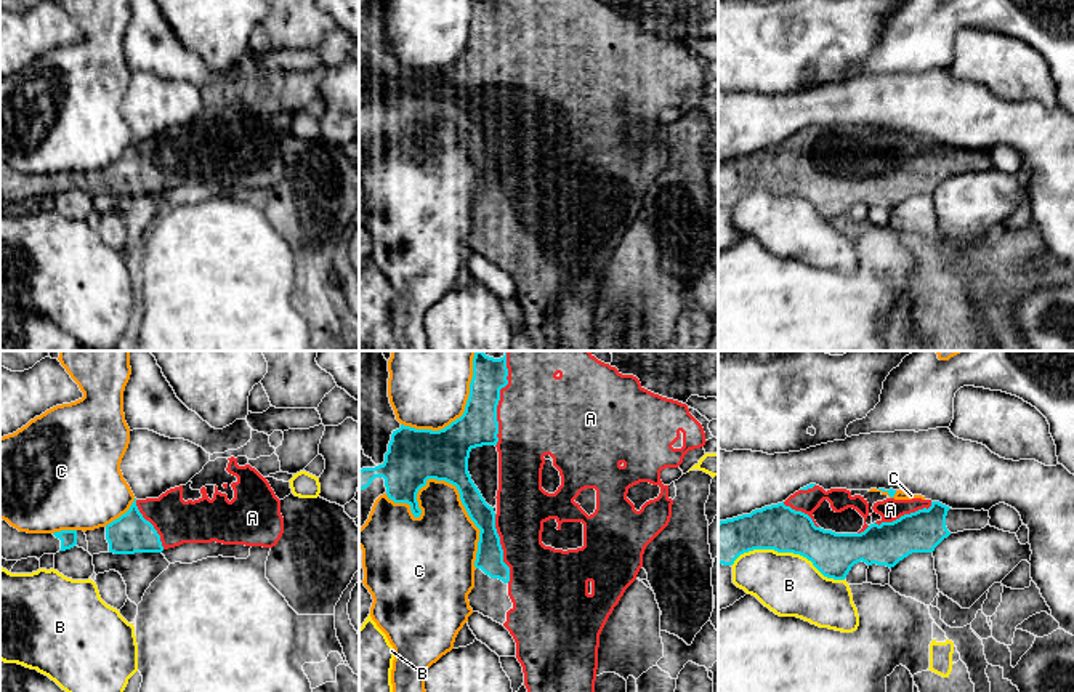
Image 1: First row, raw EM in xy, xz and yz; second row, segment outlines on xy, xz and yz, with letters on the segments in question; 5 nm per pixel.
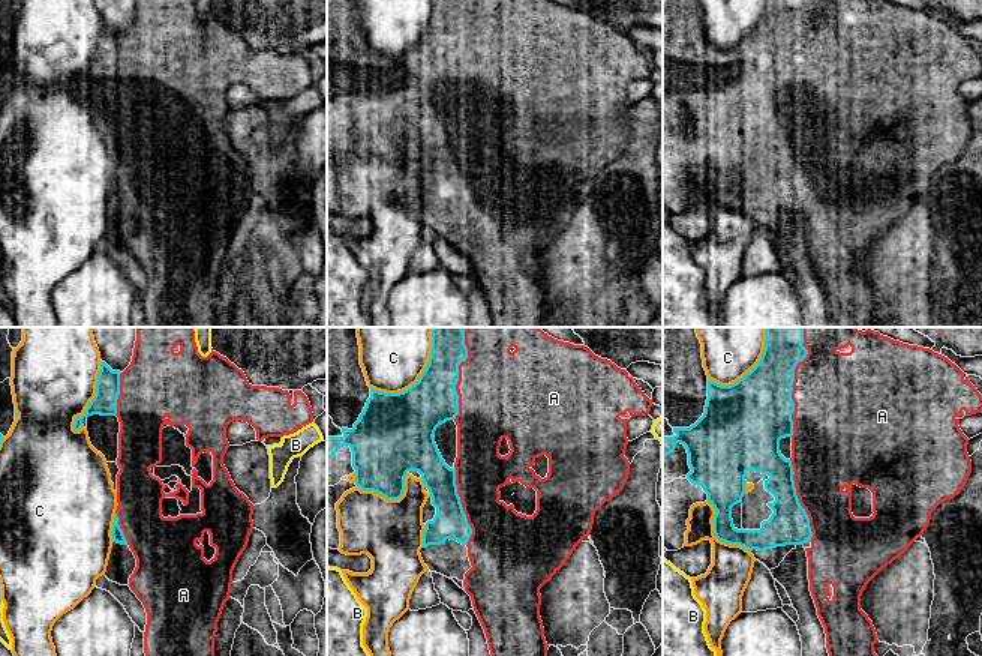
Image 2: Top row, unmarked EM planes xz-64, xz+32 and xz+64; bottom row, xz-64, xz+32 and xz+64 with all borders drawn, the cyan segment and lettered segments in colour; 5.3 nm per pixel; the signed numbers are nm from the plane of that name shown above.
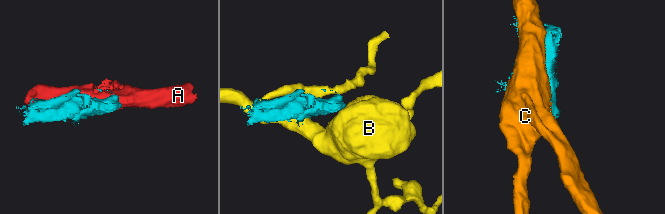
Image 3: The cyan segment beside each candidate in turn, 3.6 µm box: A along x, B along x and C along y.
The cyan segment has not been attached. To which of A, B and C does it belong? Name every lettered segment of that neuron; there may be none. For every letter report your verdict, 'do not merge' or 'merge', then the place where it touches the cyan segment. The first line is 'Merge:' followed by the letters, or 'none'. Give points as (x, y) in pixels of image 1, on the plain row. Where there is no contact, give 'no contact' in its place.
Merge: A
A: merge; meets cyan in xz at (497, 44)
B: do not merge; meets cyan in yz at (787, 193)
C: do not merge; meets cyan in xz at (446, 122)

